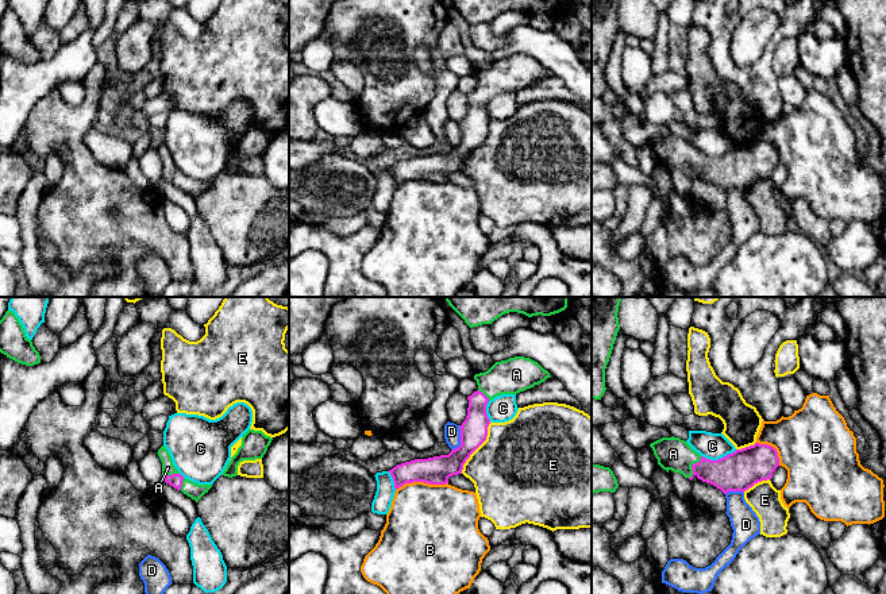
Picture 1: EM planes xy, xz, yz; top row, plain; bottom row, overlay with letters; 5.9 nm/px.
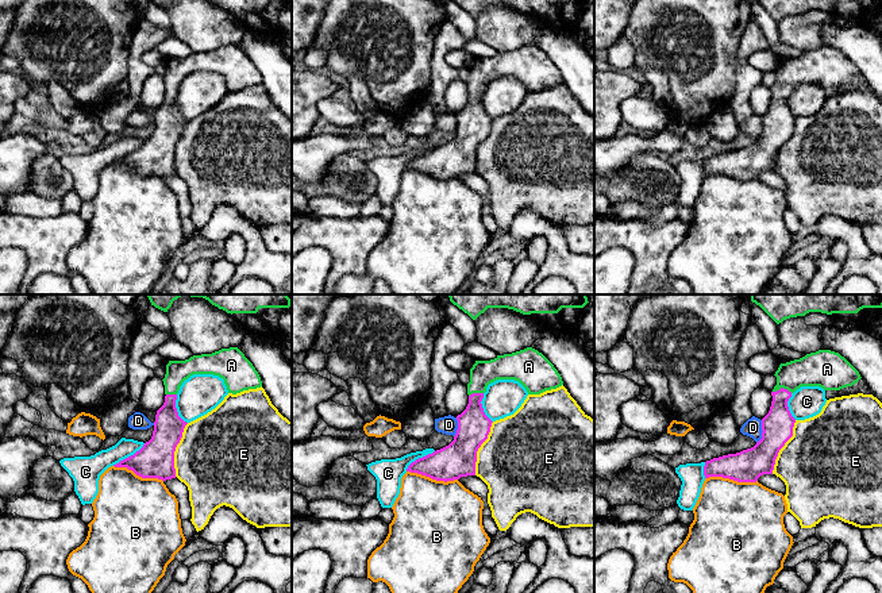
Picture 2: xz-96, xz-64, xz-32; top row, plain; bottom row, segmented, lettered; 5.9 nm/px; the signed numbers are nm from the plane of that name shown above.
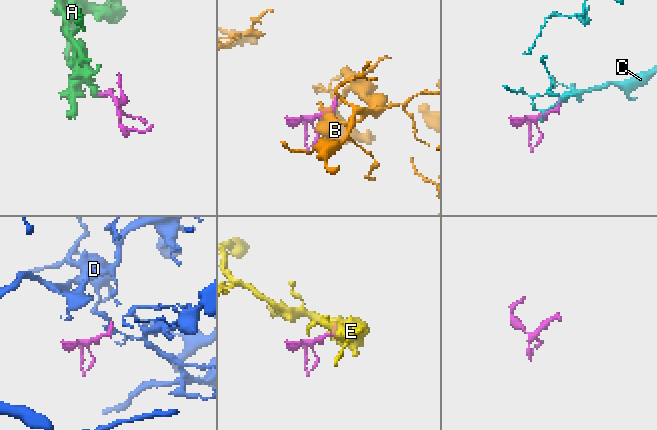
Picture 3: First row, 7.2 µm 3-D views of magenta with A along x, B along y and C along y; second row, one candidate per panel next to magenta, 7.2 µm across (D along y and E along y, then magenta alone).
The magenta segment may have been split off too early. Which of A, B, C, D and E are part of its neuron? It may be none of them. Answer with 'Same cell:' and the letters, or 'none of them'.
Same cell: A

